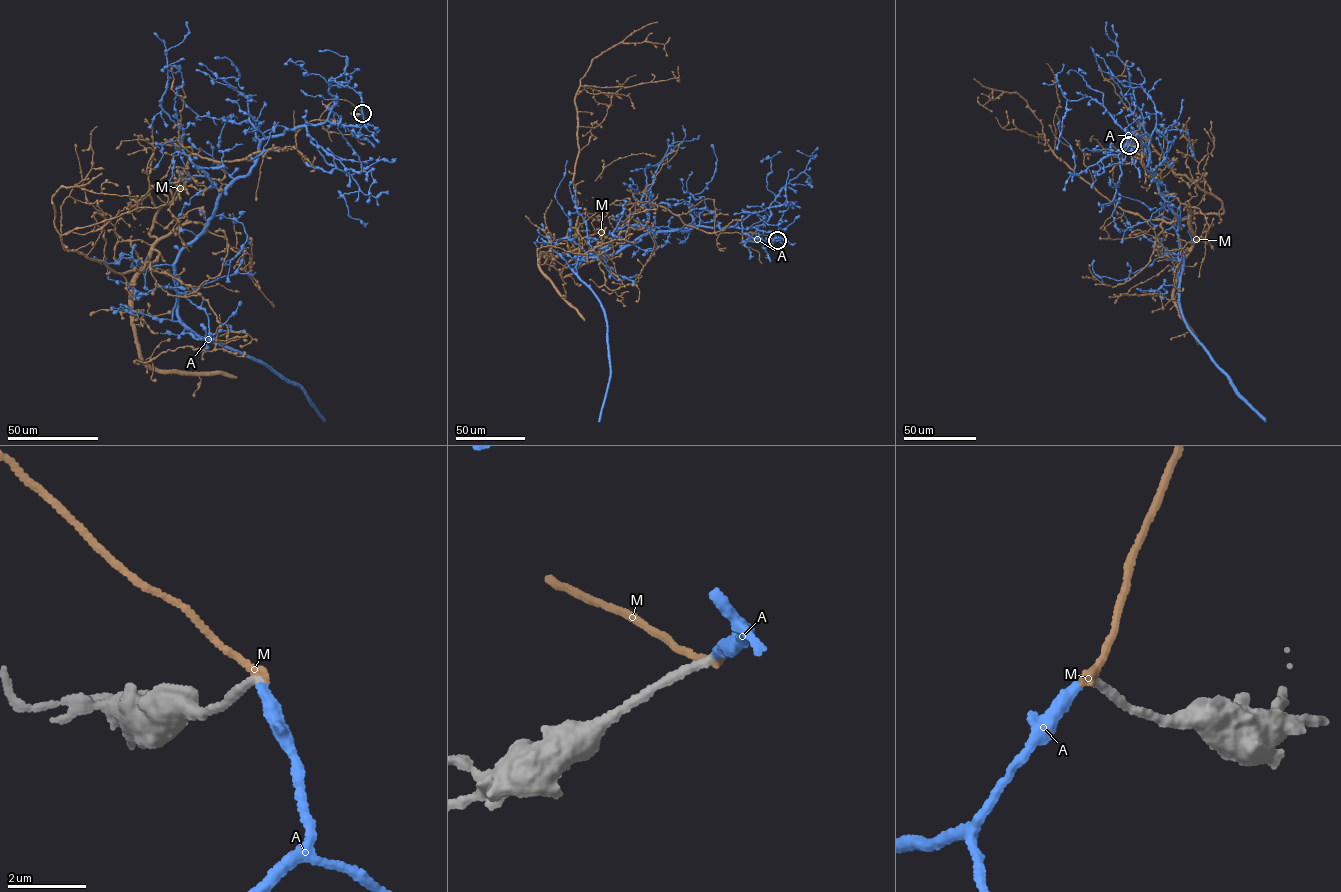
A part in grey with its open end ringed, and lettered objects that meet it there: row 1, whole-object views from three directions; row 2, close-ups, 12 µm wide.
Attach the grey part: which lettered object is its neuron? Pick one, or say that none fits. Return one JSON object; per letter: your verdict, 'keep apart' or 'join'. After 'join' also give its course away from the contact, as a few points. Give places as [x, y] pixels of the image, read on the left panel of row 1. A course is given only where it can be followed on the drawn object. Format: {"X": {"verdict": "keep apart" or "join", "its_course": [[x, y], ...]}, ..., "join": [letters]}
{"A": {"verdict": "join", "its_course": [[362, 113], [359, 125], [325, 121], [263, 139], [175, 264], [187, 326], [293, 381], [324, 422]]}, "M": {"verdict": "keep apart"}, "join": ["A"]}

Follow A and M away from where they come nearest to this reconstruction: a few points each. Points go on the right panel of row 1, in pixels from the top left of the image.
A: (1129, 145), (1120, 150), (1127, 141), (1148, 148), (1146, 169), (1179, 219), (1179, 303), (1190, 330), (1265, 422)
M: (1129, 145), (1137, 130), (1140, 159), (1144, 139), (1223, 212), (1124, 211), (1023, 97), (992, 112)

